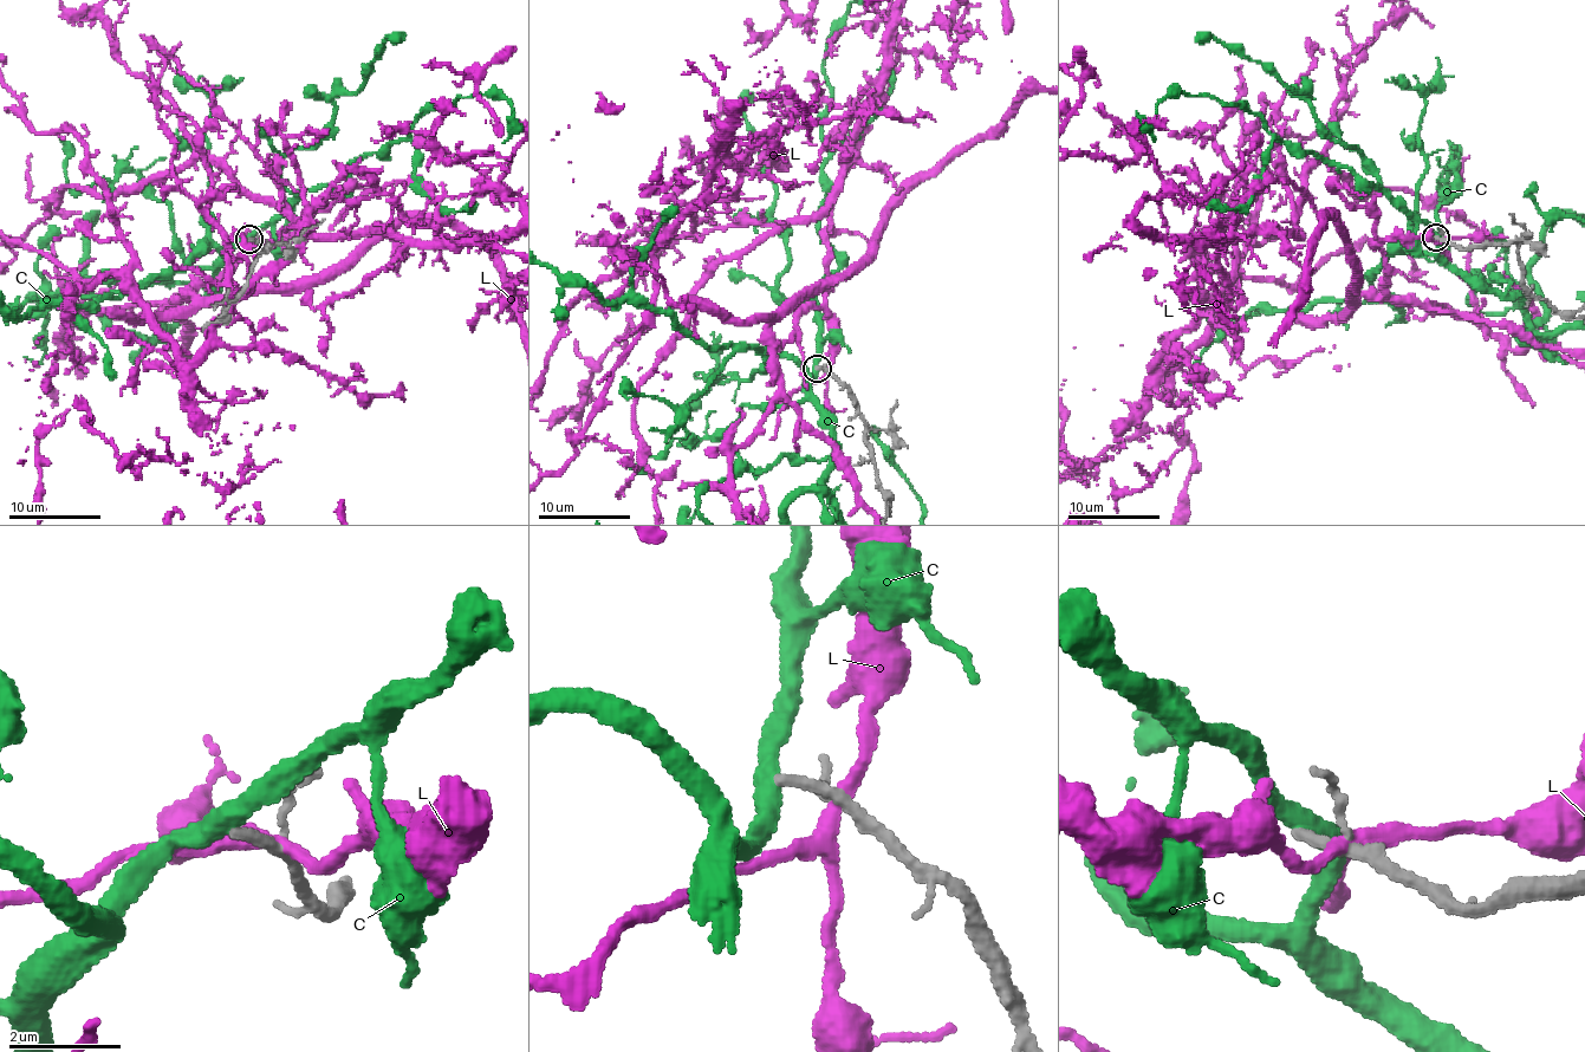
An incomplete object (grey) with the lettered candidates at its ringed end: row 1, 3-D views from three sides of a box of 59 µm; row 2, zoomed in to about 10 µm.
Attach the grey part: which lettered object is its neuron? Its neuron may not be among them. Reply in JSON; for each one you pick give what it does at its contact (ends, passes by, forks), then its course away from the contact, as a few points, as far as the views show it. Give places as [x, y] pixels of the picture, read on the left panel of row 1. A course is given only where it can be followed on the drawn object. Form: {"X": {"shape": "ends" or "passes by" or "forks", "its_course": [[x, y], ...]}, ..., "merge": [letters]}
{"merge": []}

